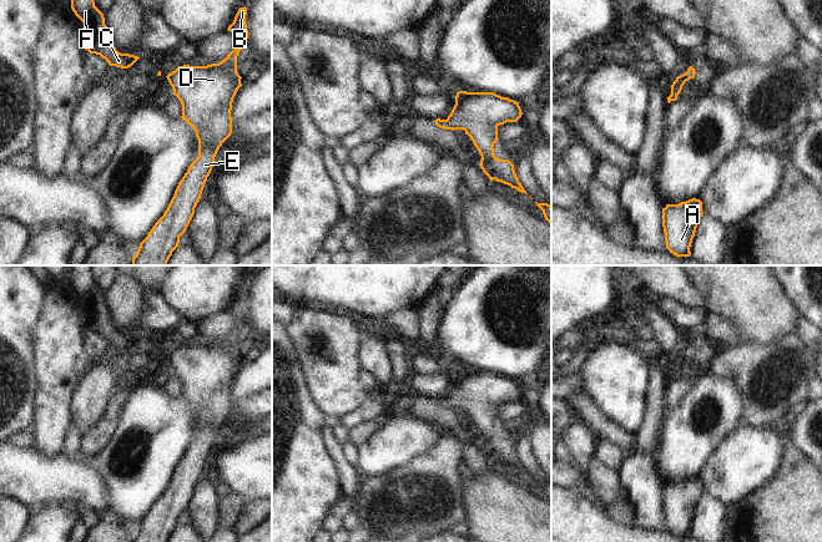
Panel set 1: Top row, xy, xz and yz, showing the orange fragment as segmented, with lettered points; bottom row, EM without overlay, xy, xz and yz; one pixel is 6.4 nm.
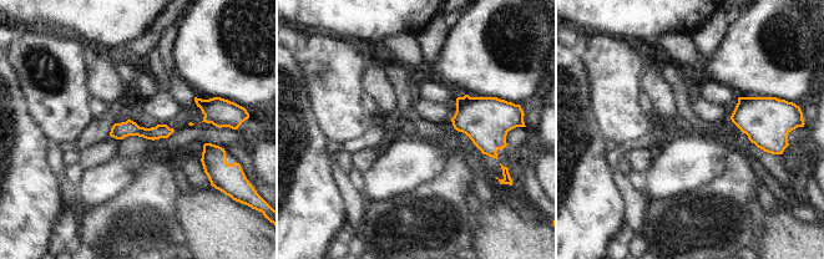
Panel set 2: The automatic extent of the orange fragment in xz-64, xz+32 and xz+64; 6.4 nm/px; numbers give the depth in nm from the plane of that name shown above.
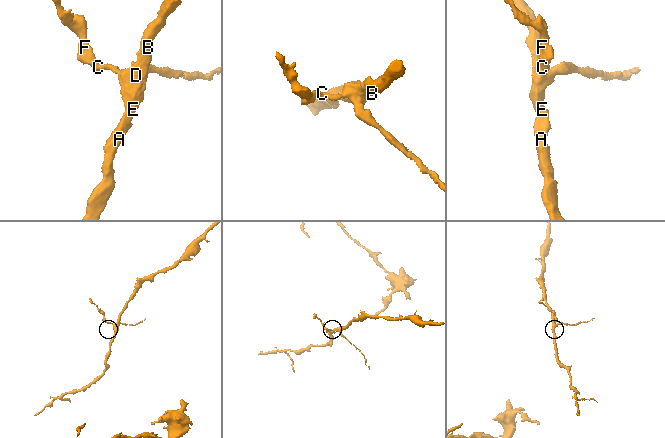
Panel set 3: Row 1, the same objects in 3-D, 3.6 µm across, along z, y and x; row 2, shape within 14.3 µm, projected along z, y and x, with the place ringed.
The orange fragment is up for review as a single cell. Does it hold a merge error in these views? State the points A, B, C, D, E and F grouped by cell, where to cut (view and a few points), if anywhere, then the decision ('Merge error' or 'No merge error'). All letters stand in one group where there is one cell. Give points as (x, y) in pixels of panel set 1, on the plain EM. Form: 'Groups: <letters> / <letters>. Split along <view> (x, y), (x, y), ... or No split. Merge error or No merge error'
Groups: A B C D E F. No split. No merge error

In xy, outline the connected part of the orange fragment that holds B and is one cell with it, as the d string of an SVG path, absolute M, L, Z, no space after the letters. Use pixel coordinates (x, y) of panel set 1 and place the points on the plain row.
M239 287L228 310L238 316L238 324L225 339L207 345L178 345L166 356L172 365L173 374L182 384L182 399L185 399L196 411L198 419L198 436L190 444L187 451L180 460L175 473L163 495L155 502L147 516L140 522L132 542L167 542L172 531L178 526L180 516L186 511L195 487L201 477L207 456L215 444L215 436L222 422L232 412L232 381L242 365L241 355L237 351L237 335L248 318L246 304L247 287Z

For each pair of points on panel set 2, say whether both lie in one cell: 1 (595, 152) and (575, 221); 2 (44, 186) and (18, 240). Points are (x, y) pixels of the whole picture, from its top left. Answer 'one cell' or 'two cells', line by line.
1: one cell
2: one cell

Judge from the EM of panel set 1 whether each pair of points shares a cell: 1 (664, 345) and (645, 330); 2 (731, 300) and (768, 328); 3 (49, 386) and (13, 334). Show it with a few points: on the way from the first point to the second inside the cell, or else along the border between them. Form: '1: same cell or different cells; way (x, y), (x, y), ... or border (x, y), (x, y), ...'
1: different cells; border (640, 320), (651, 329), (654, 335), (649, 348)
2: same cell; way (740, 300), (760, 319)
3: different cells; border (31, 339), (34, 359)

